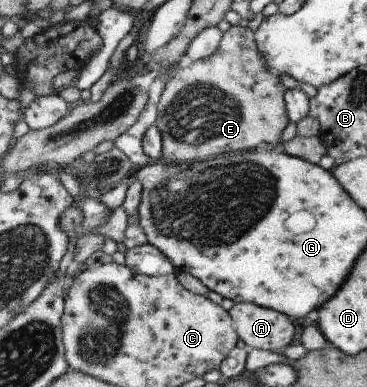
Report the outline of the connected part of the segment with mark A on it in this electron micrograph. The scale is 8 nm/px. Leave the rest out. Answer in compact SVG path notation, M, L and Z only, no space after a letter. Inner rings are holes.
M235 303L229 310L239 338L250 349L282 353L294 340L296 326L286 313L256 303Z

